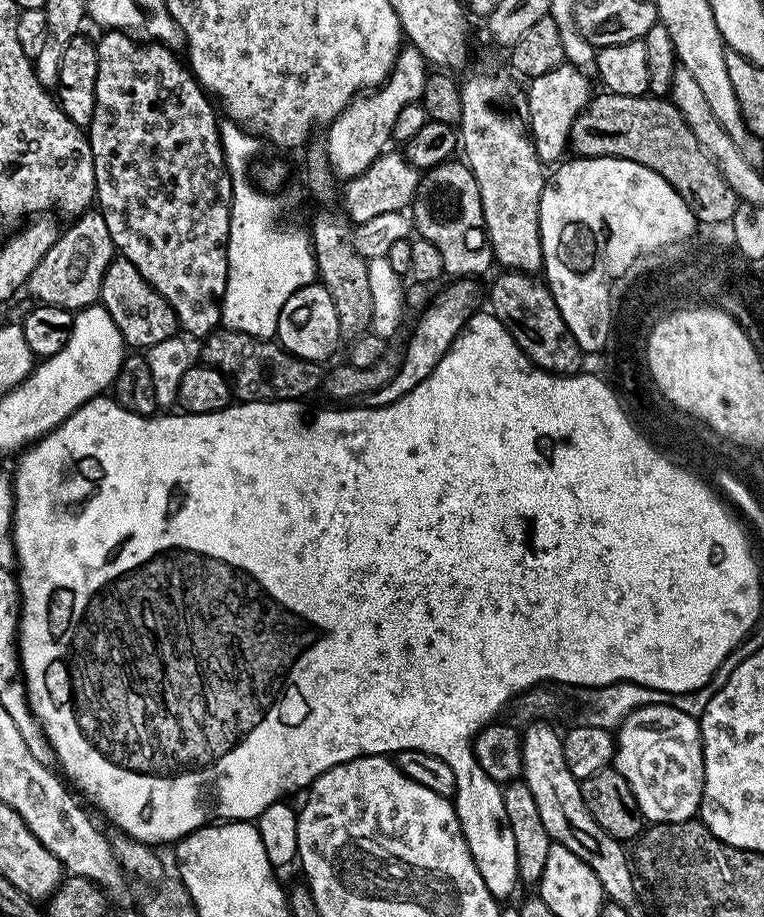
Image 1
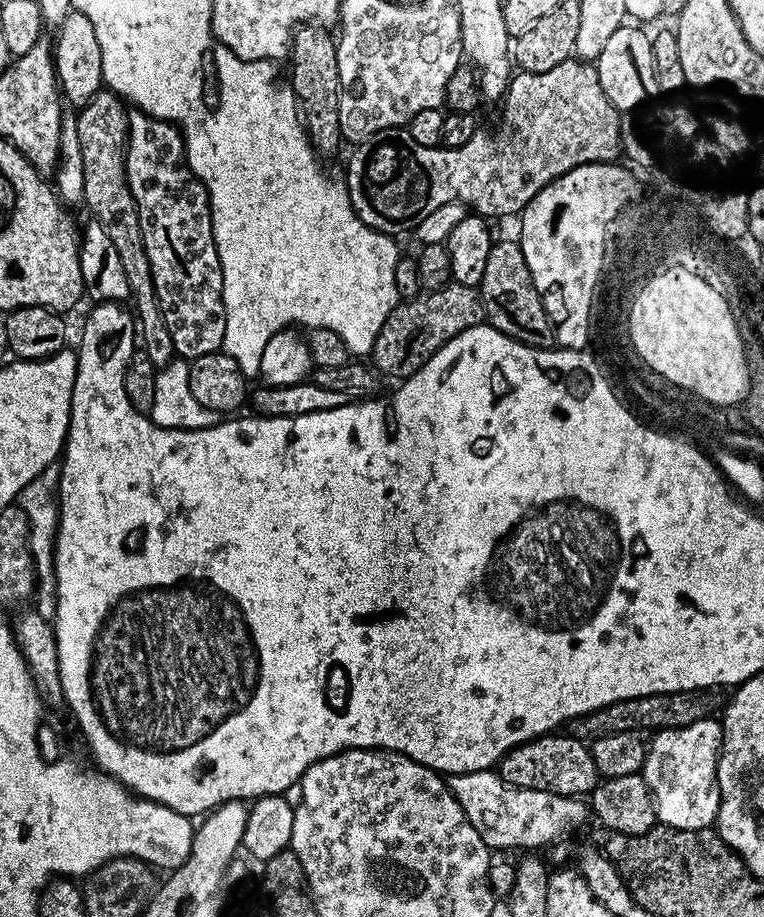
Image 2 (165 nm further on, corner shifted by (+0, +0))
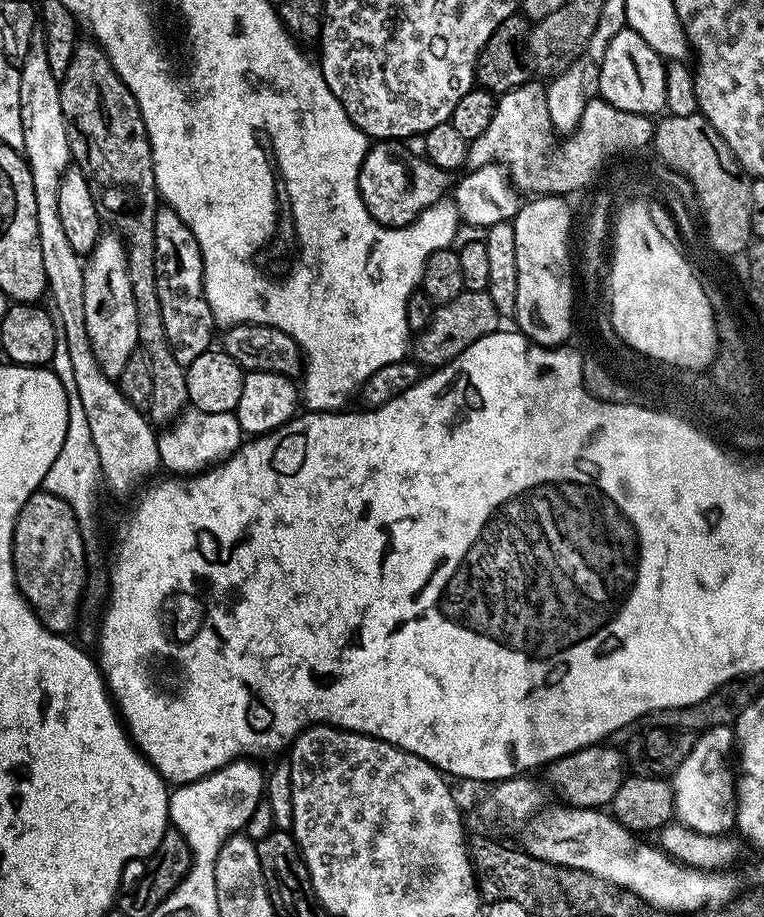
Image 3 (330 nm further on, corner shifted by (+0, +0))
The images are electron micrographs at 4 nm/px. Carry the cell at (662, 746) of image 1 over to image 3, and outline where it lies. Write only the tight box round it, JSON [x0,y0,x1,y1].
[670,727,736,834]

